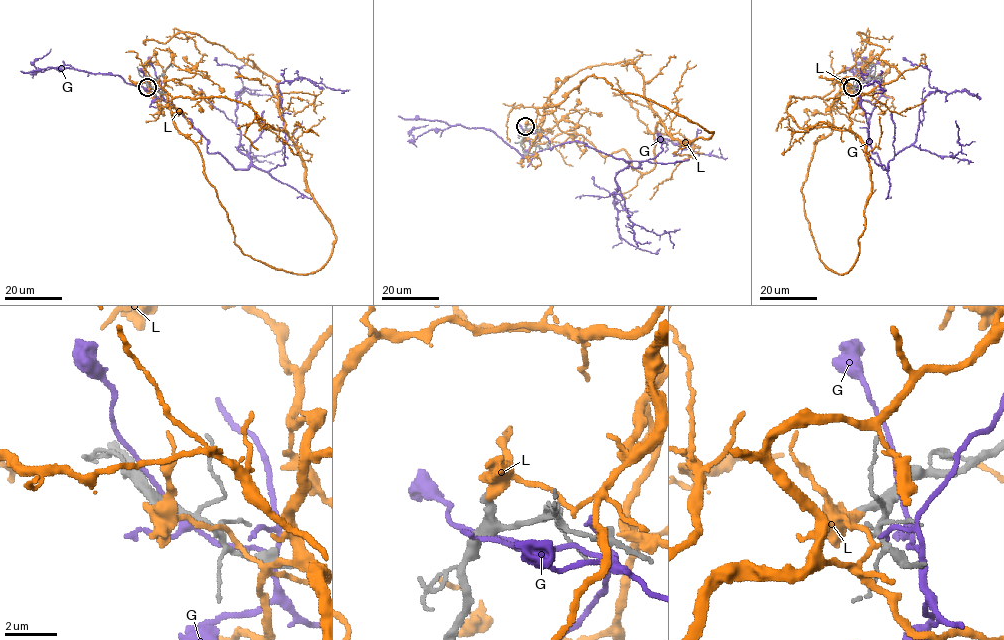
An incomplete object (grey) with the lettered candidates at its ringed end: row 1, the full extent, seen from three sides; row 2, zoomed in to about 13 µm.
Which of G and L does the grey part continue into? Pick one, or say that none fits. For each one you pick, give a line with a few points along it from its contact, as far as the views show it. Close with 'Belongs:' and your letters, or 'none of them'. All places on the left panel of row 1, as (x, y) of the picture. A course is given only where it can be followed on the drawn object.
Belongs: none of them

